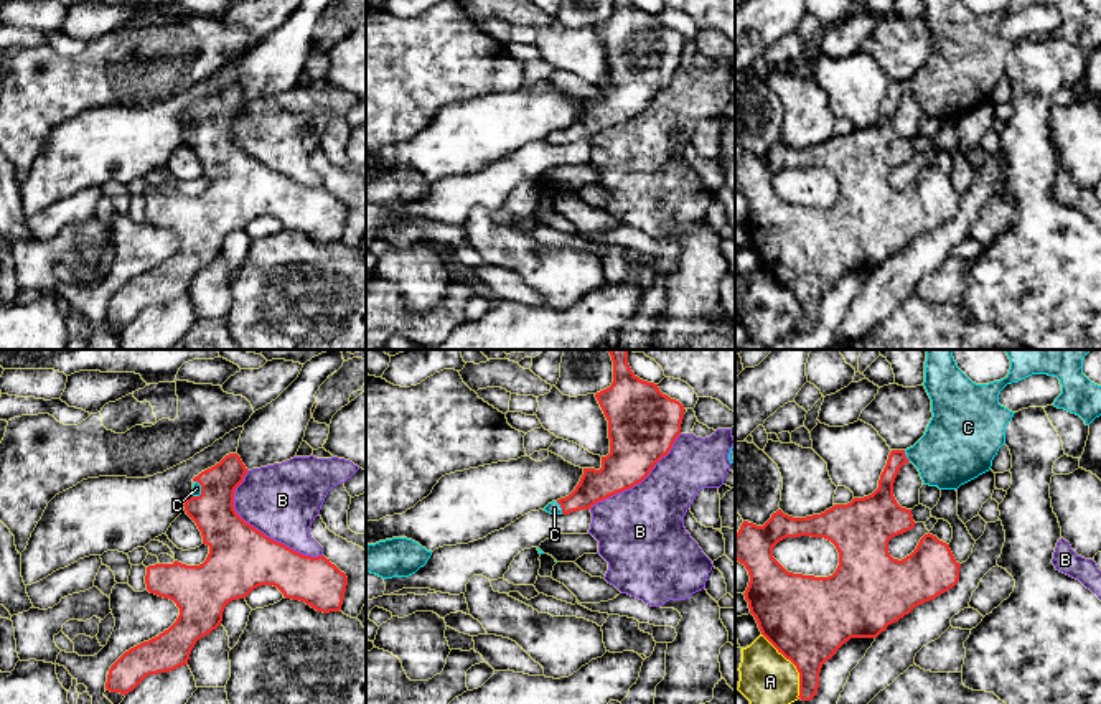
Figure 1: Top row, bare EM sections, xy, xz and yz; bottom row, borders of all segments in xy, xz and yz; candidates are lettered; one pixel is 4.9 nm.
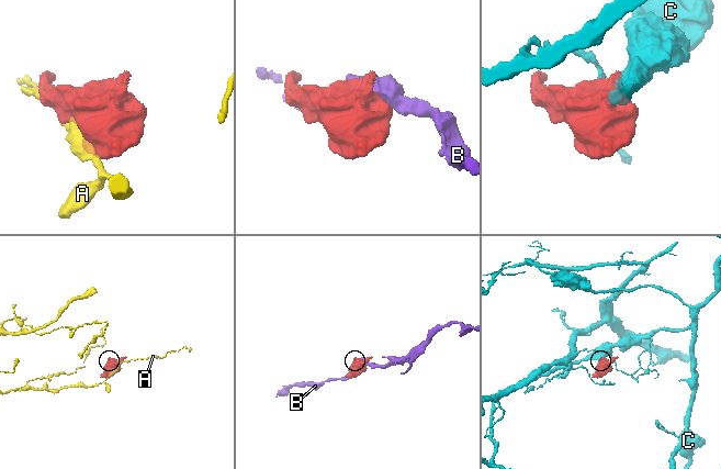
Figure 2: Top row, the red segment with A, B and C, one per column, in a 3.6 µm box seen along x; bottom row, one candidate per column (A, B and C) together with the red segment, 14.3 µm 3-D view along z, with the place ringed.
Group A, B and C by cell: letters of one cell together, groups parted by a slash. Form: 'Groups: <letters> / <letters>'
Groups: A / B / C

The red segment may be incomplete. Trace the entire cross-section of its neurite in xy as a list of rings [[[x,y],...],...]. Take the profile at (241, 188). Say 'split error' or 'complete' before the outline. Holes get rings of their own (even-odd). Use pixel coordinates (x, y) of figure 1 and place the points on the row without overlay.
split error; [[[237,84],[226,86],[214,97],[193,109],[193,125],[185,132],[186,145],[196,153],[203,175],[209,178],[199,196],[155,195],[147,198],[145,214],[150,224],[170,229],[180,239],[176,252],[158,267],[125,282],[109,300],[105,320],[129,325],[147,307],[168,303],[188,295],[196,272],[216,260],[226,236],[246,229],[260,216],[277,218],[285,229],[300,231],[316,242],[340,242],[348,208],[325,186],[303,186],[246,153],[234,140],[234,122],[249,101]]]

